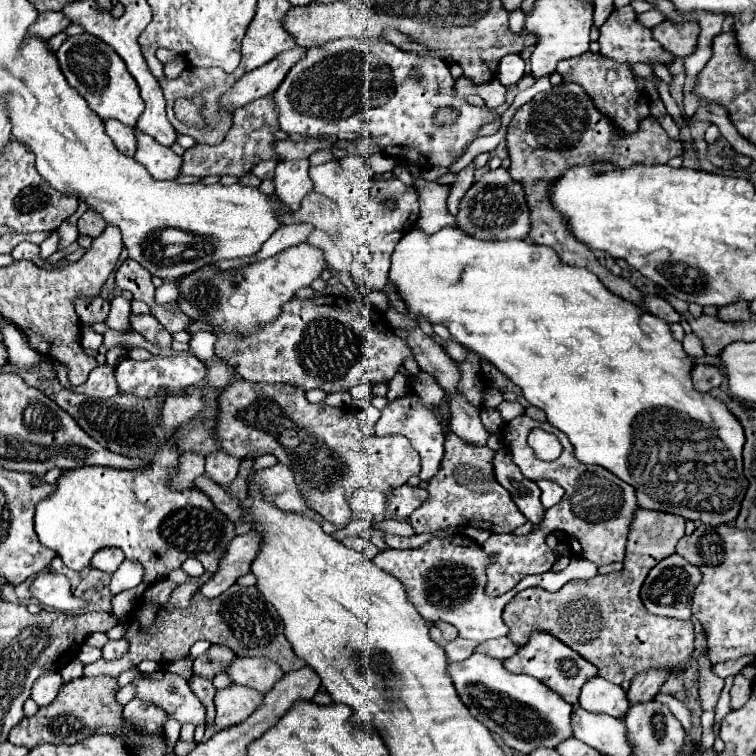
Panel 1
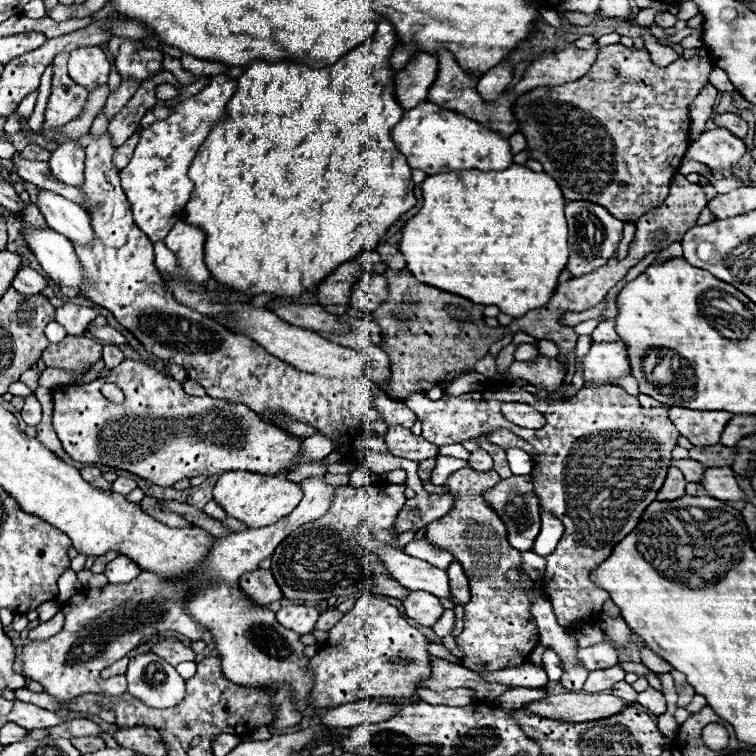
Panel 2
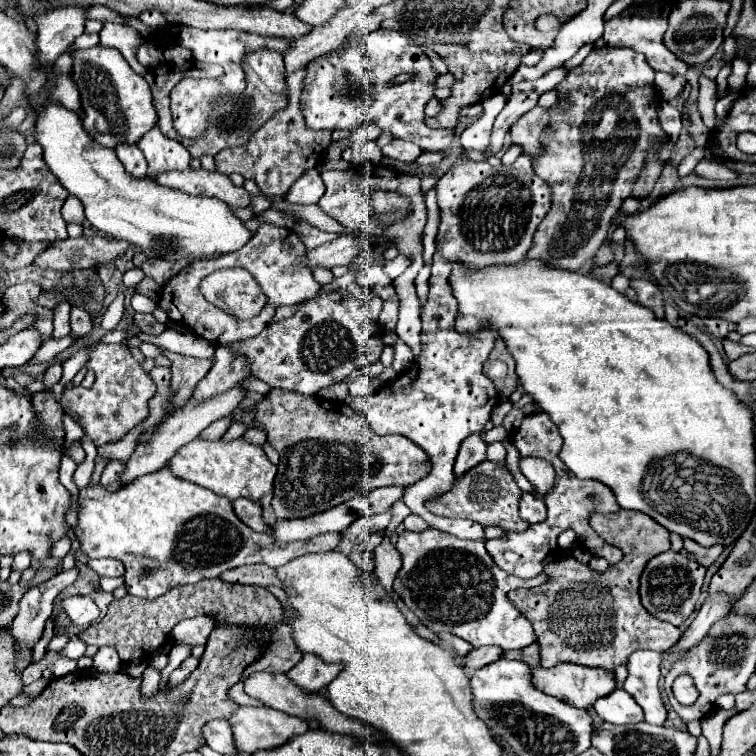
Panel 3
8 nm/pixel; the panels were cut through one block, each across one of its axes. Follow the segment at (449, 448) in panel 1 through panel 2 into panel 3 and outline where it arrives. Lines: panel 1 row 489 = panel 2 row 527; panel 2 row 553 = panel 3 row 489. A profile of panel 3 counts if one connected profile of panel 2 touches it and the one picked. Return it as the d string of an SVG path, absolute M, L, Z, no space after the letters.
M484 460L480 466L456 478L448 494L440 494L428 500L424 506L436 516L470 518L482 526L500 526L508 532L522 532L530 524L518 516L518 498L520 498L520 488L514 476L502 464L492 464L490 460Z

